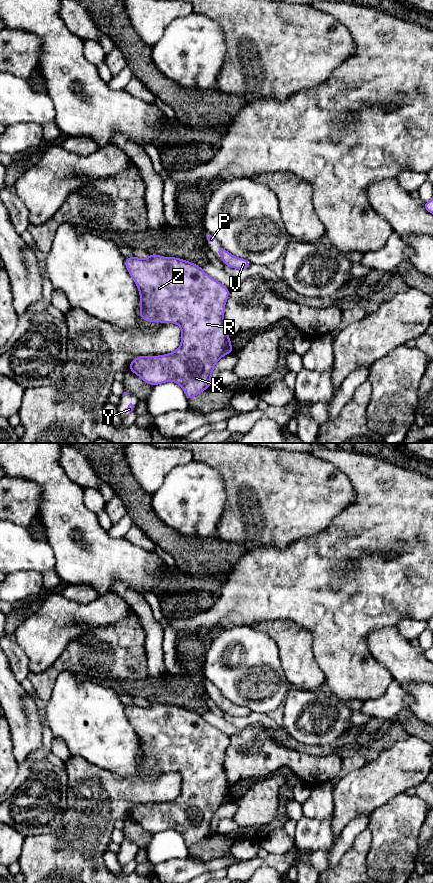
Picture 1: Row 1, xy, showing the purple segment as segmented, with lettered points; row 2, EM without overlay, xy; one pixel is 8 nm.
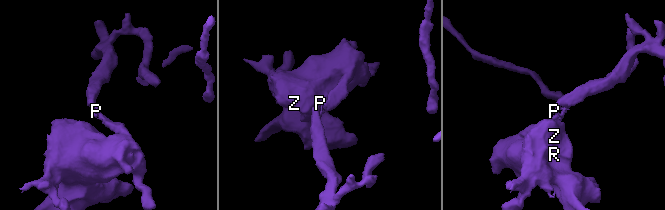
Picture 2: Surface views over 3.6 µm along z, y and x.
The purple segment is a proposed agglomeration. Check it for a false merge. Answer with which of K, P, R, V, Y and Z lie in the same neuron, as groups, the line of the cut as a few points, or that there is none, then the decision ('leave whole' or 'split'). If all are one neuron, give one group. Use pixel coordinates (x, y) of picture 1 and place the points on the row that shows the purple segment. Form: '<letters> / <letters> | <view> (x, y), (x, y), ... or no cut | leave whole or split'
K P R V Y Z | no cut | leave whole

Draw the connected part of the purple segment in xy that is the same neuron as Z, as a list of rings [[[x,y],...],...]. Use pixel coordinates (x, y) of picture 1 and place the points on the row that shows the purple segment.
[[[150,254],[146,259],[129,257],[125,259],[125,266],[140,293],[140,317],[148,322],[178,324],[182,332],[181,345],[176,351],[160,356],[136,357],[132,360],[129,370],[153,386],[169,381],[176,382],[182,387],[190,401],[203,390],[209,389],[212,371],[217,361],[233,352],[224,321],[225,303],[229,296],[229,289],[207,275],[200,266],[175,257],[162,257],[157,254]]]

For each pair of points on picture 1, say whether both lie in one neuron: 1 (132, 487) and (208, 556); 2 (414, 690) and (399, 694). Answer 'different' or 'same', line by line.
1: same
2: different

